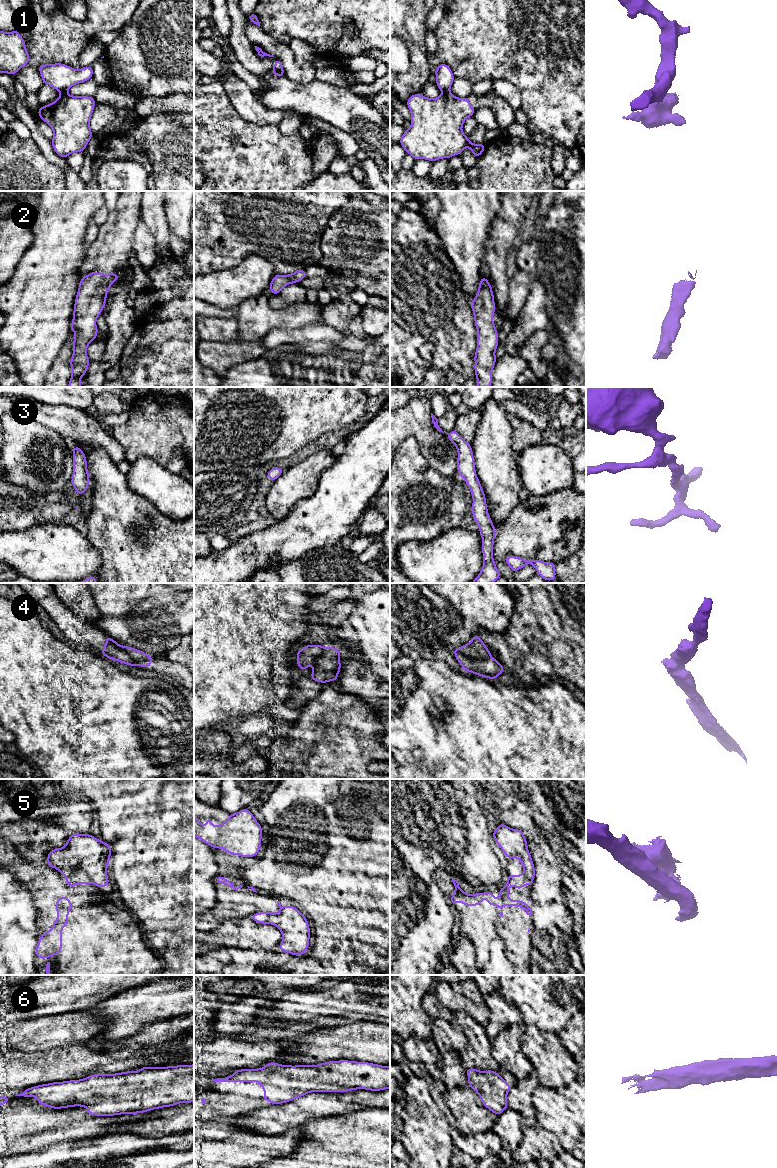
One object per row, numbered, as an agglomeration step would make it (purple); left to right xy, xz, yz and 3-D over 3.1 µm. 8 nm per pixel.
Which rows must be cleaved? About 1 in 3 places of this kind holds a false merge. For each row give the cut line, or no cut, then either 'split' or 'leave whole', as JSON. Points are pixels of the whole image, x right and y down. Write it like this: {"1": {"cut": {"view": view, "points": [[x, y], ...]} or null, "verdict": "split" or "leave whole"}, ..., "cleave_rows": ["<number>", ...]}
{"1": {"cut": {"view": "yz", "points": [[449, 91], [443, 94]]}, "verdict": "split"}, "2": {"cut": null, "verdict": "leave whole"}, "3": {"cut": null, "verdict": "leave whole"}, "4": {"cut": {"view": "yz", "points": [[455, 649], [473, 658], [486, 659], [490, 656]]}, "verdict": "split"}, "5": {"cut": {"view": "xy", "points": [[78, 870], [73, 869], [65, 877]]}, "verdict": "split"}, "6": {"cut": null, "verdict": "leave whole"}, "cleave_rows": ["1", "4", "5"]}

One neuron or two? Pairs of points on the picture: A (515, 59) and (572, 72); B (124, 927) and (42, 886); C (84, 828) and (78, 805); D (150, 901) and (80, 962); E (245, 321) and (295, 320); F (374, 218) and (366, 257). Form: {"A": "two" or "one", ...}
{"A": "one", "B": "one", "C": "one", "D": "two", "E": "one", "F": "one"}

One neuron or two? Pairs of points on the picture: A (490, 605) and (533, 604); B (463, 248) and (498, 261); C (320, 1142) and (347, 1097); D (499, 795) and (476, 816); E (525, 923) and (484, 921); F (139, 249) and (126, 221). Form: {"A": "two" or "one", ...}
{"A": "two", "B": "two", "C": "two", "D": "two", "E": "one", "F": "two"}

